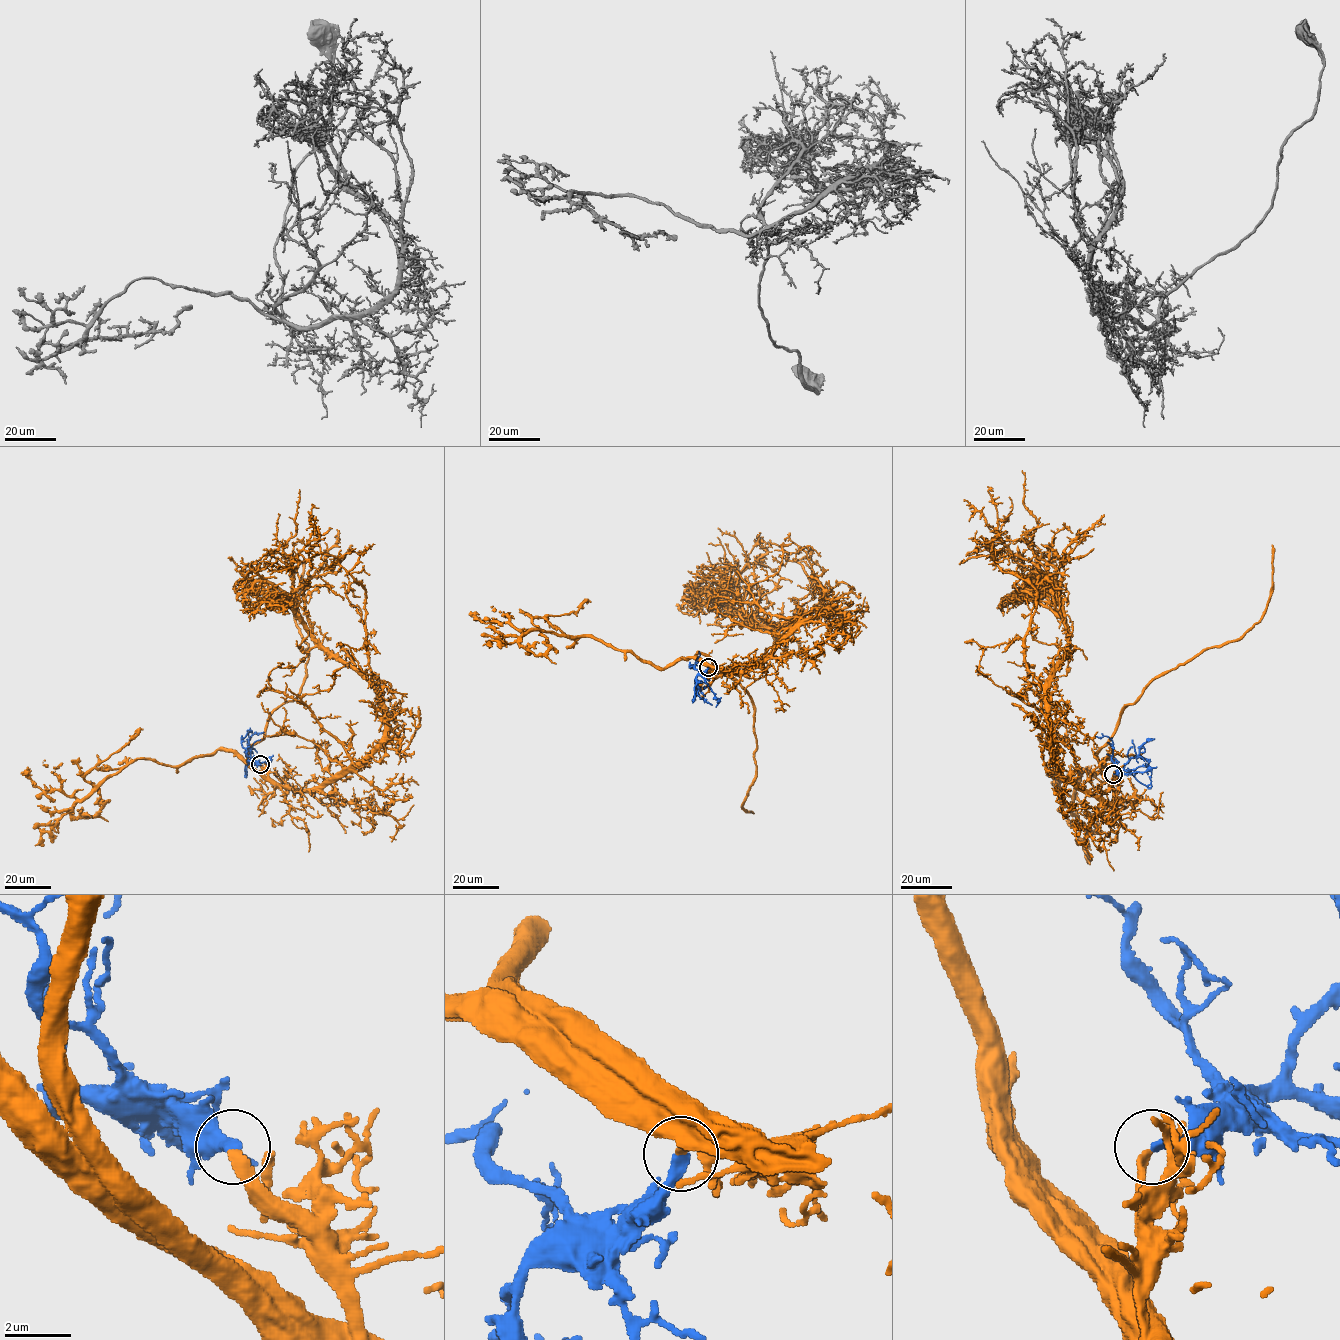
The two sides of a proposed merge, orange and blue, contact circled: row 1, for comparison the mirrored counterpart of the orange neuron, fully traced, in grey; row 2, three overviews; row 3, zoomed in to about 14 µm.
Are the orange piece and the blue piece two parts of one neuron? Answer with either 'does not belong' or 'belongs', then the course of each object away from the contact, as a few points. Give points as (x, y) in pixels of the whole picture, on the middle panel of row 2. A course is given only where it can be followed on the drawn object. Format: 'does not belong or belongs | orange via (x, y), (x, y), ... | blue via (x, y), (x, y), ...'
belongs | orange via (708, 667), (748, 669), (805, 620), (832, 610), (770, 626), (745, 620), (739, 575), (760, 554), (766, 559) | blue via (708, 667), (696, 677), (695, 687), (698, 695), (712, 704)

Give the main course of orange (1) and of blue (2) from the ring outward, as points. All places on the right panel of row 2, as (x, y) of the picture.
1: (1113, 775), (1116, 800), (1104, 803), (1055, 761), (1048, 696), (1067, 643), (1061, 597), (998, 536), (993, 491)
2: (1113, 774), (1135, 757), (1147, 740), (1154, 739)

